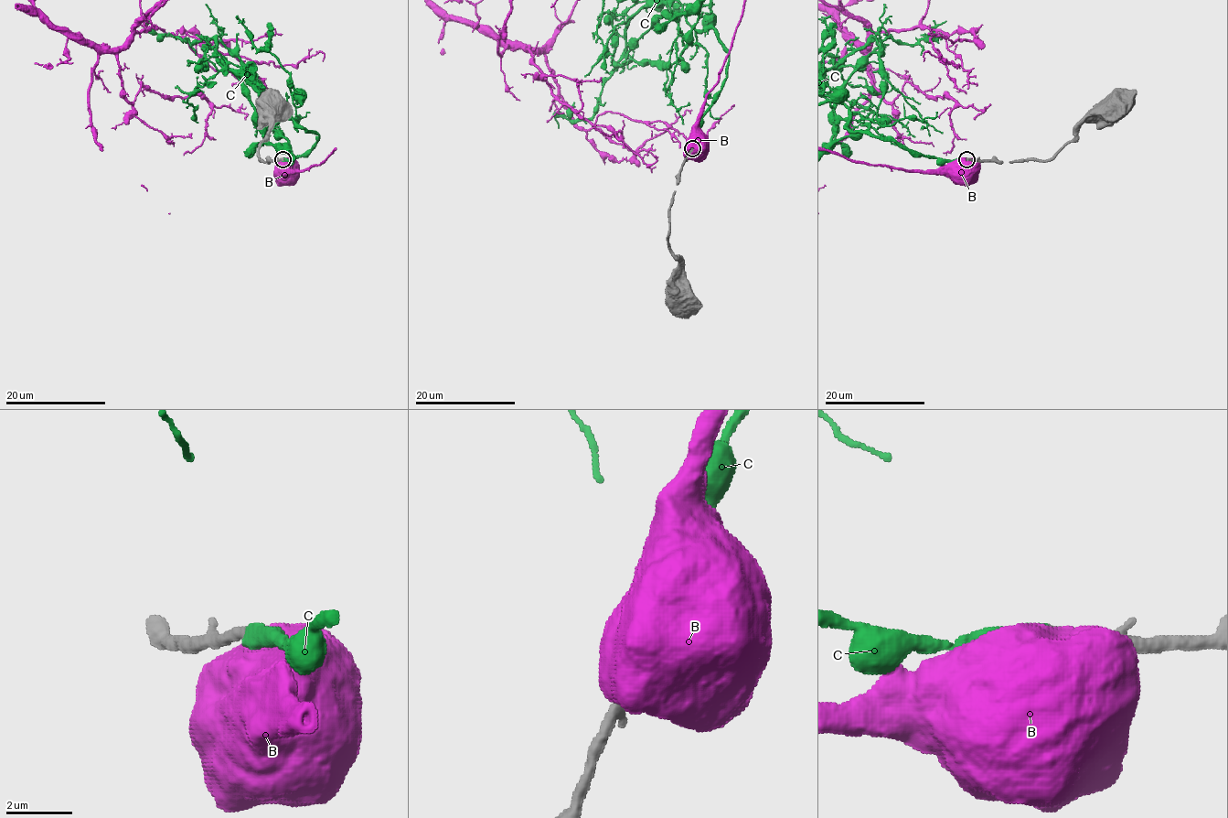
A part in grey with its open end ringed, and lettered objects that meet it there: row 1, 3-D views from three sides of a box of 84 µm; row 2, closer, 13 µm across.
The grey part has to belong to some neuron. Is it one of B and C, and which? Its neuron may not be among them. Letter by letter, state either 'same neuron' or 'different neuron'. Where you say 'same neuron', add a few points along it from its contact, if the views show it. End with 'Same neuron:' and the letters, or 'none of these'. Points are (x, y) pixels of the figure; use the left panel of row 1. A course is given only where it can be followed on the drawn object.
B: different neuron
C: same neuron
Same neuron: C

